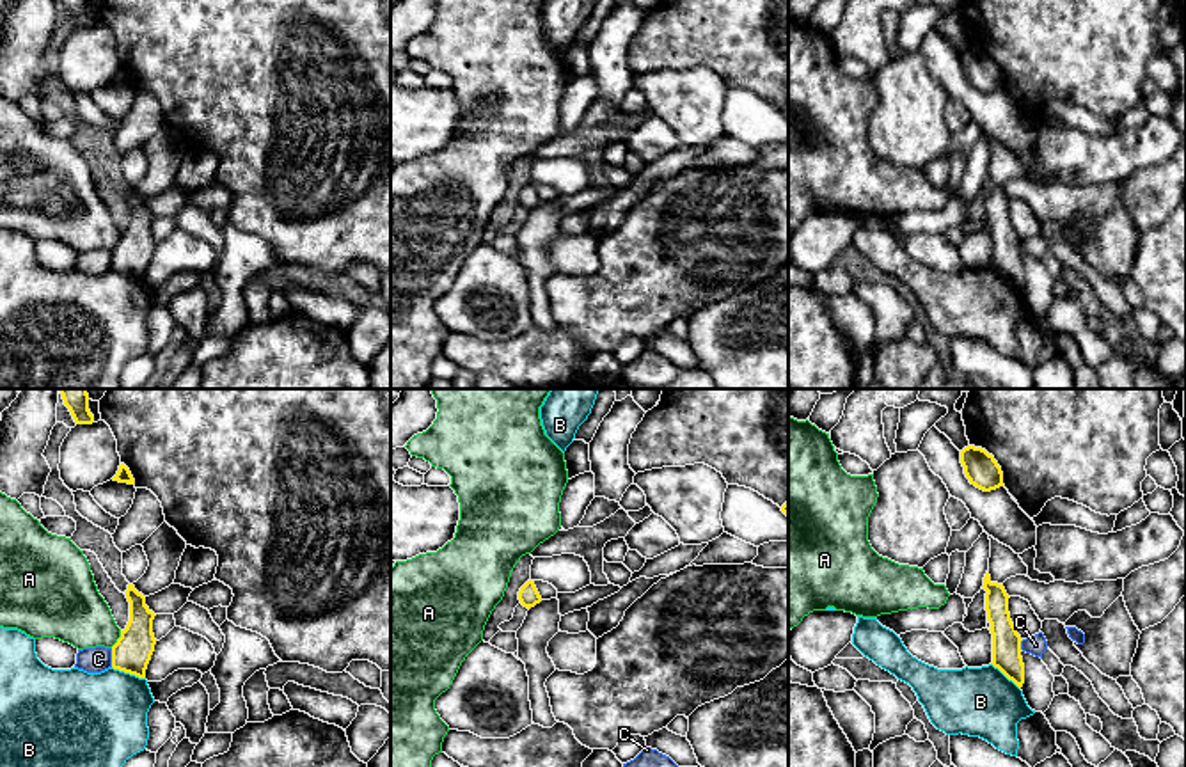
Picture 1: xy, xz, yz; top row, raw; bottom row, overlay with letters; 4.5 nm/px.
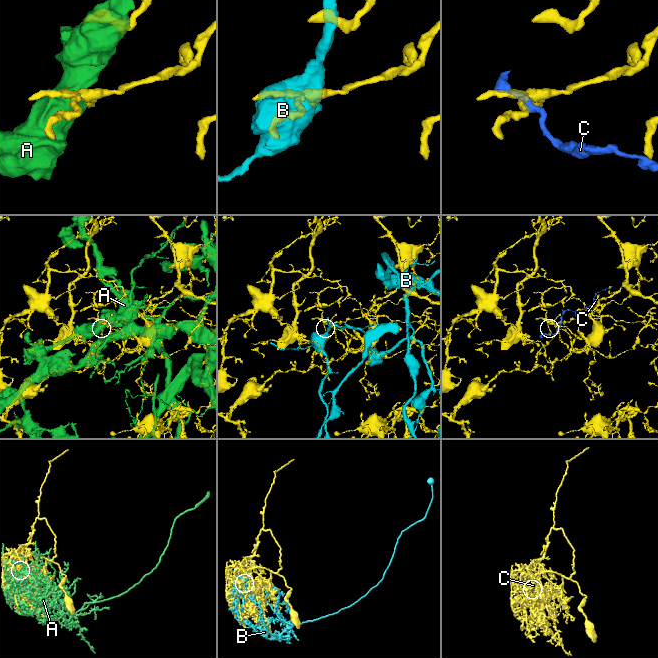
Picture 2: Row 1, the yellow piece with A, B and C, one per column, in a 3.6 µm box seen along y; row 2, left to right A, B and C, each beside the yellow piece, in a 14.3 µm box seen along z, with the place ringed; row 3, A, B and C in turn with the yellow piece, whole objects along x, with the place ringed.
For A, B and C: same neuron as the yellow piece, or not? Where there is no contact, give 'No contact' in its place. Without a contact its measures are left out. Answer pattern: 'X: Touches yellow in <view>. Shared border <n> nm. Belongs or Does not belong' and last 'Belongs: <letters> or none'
A: Touches yellow in xy. Shared border 90 nm. Does not belong
B: Touches yellow in xy. Shared border 160 nm. Does not belong
C: Touches yellow in xy. Shared border 90 nm. Does not belong
Belongs: none

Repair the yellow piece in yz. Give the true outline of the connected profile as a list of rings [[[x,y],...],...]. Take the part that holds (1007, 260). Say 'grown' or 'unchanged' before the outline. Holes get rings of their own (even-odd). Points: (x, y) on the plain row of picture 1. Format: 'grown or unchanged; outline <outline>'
unchanged; outline [[[989,174],[984,179],[985,213],[992,236],[992,268],[998,270],[1019,291],[1024,286],[1024,266],[1021,259],[1021,238],[1017,236],[1010,215],[1008,197],[1003,186],[992,185]]]

